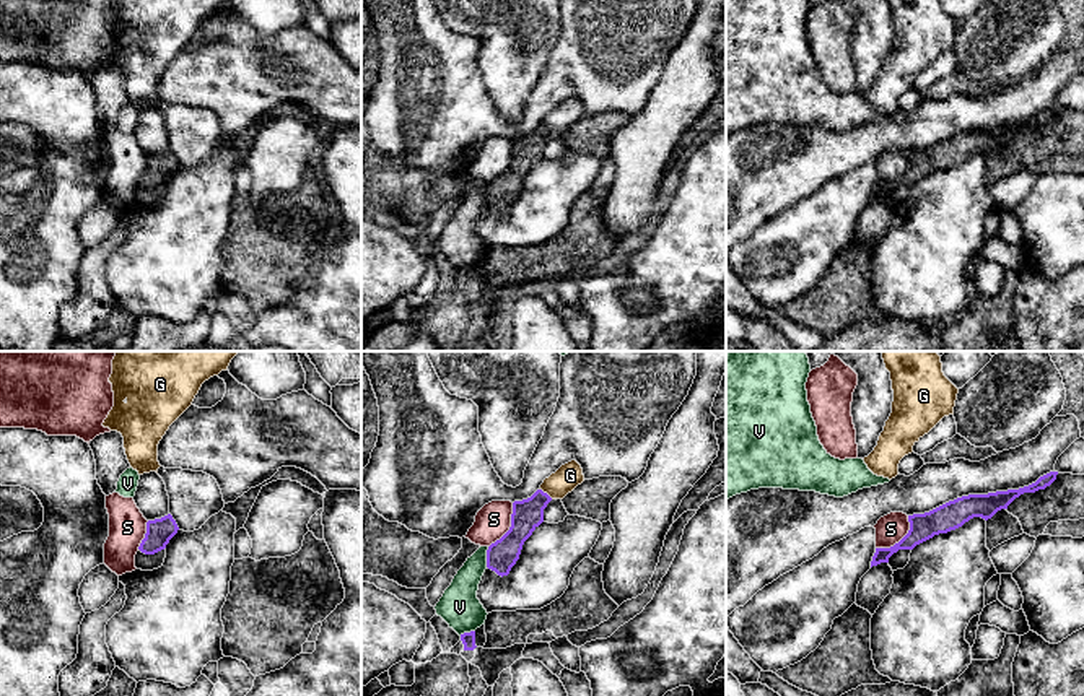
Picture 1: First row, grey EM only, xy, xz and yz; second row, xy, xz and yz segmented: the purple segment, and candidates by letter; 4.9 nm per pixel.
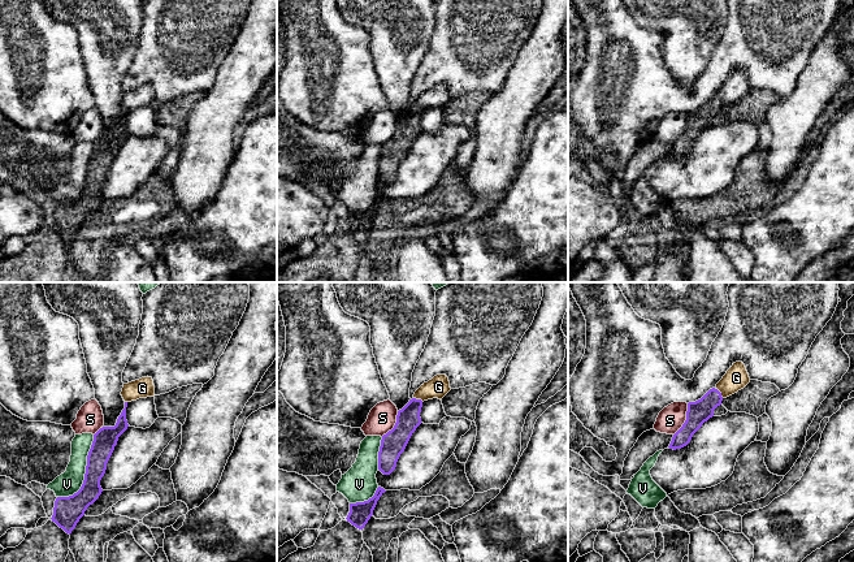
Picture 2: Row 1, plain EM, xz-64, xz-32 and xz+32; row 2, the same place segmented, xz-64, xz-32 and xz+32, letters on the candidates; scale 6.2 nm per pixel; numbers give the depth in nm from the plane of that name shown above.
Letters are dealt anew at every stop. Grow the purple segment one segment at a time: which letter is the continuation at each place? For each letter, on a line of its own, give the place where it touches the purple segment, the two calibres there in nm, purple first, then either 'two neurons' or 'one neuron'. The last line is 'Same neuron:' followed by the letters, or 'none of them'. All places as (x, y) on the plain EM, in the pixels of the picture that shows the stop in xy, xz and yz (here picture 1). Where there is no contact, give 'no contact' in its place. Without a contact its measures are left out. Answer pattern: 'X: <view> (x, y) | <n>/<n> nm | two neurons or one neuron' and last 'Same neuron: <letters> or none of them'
G: xz (546, 129) | 150/120 nm | two neurons
S: yz (900, 176) | 140/150 nm | two neurons
V: xz (487, 192) | 150/170 nm | two neurons
Same neuron: none of them

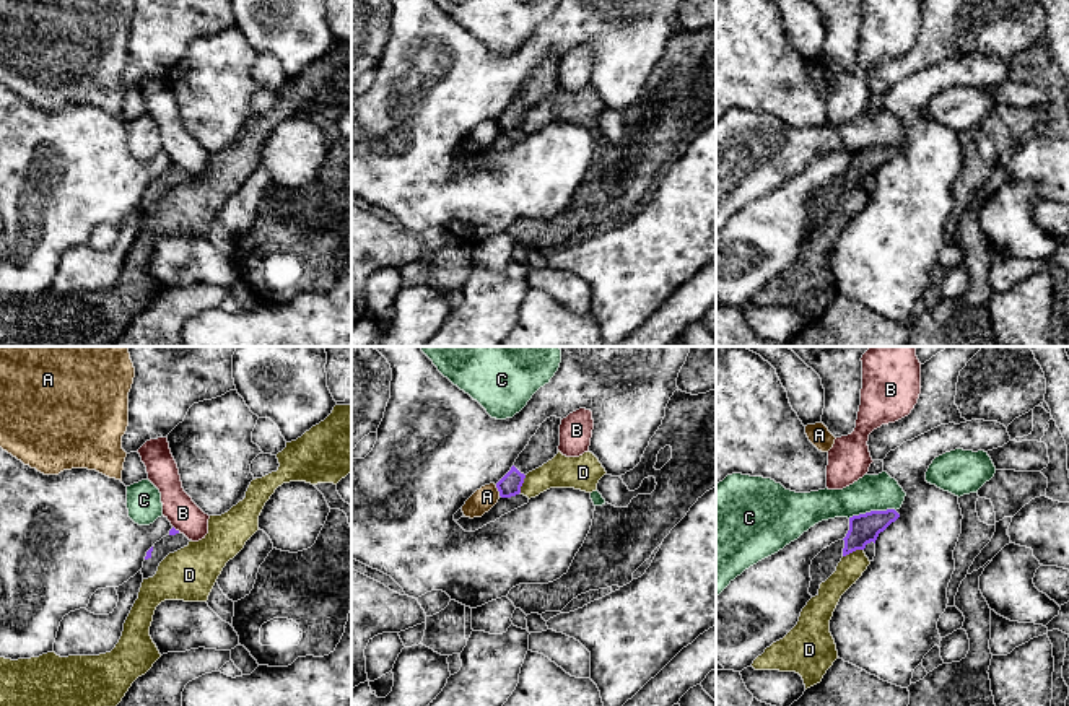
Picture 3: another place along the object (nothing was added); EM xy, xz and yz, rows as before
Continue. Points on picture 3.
A: xz (498, 126) | 110/110 nm | two neurons
B: xy (174, 165) | 40/160 nm | two neurons
C: yz (871, 147) | 140/180 nm | two neurons
D: yz (853, 186) | 140/130 nm | two neurons
Same neuron: none of them

